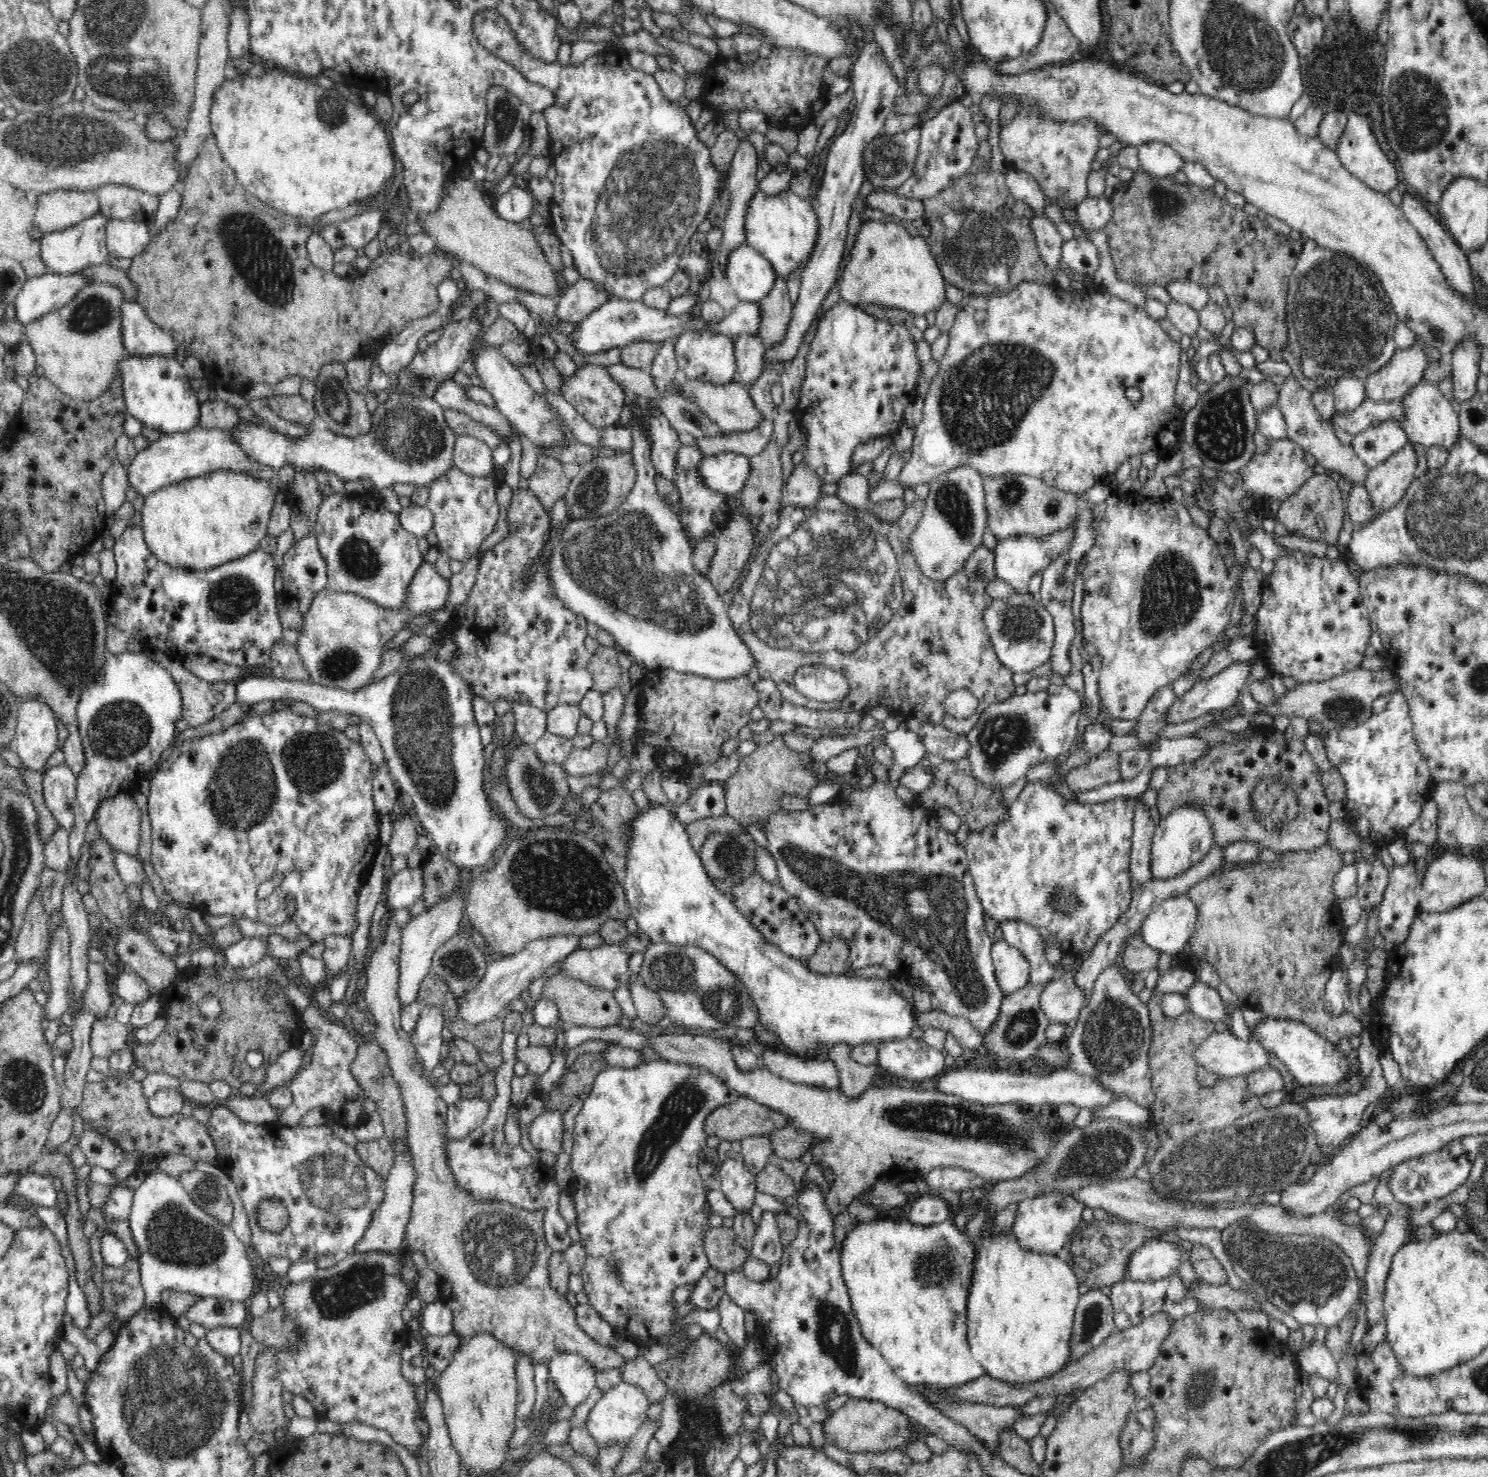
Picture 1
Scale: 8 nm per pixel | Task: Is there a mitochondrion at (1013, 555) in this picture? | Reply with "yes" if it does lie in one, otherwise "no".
no

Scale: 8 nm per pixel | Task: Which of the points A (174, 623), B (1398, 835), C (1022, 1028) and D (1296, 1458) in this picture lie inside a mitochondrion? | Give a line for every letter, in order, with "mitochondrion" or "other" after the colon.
A: other
B: other
C: mitochondrion
D: mitochondrion

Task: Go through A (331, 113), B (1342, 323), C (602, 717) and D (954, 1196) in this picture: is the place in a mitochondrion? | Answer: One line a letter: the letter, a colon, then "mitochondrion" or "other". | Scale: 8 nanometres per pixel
A: mitochondrion
B: mitochondrion
C: other
D: other

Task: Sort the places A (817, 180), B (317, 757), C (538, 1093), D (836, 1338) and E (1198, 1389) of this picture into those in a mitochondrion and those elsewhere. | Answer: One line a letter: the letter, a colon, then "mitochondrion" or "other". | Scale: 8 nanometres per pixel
A: other
B: mitochondrion
C: other
D: mitochondrion
E: mitochondrion

